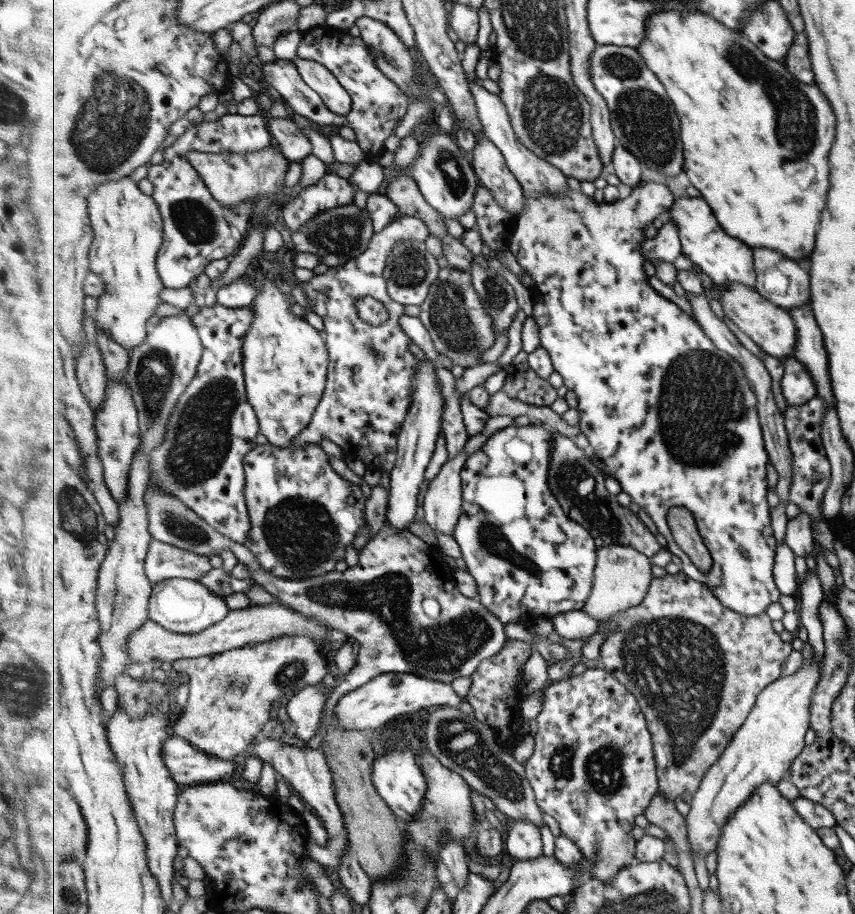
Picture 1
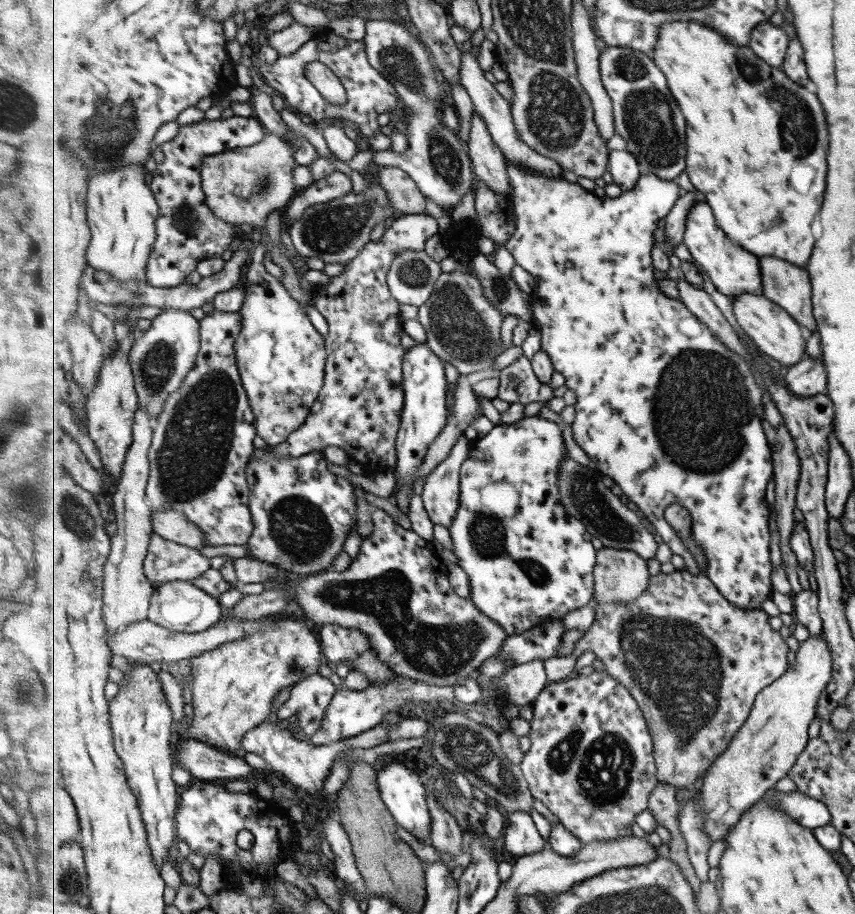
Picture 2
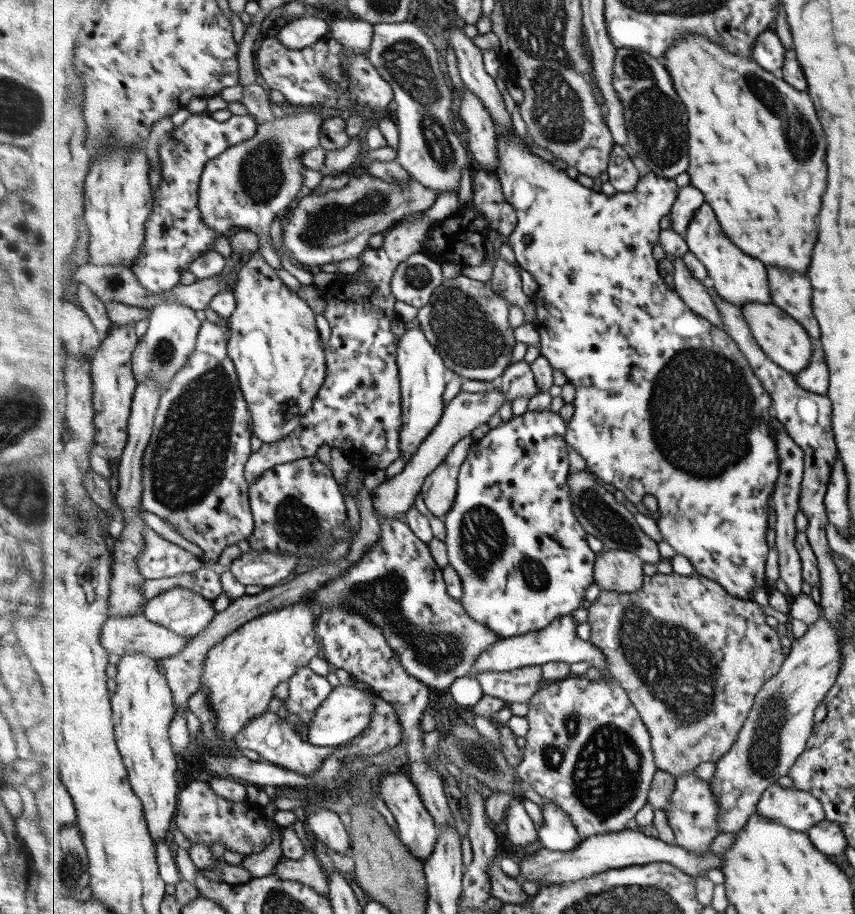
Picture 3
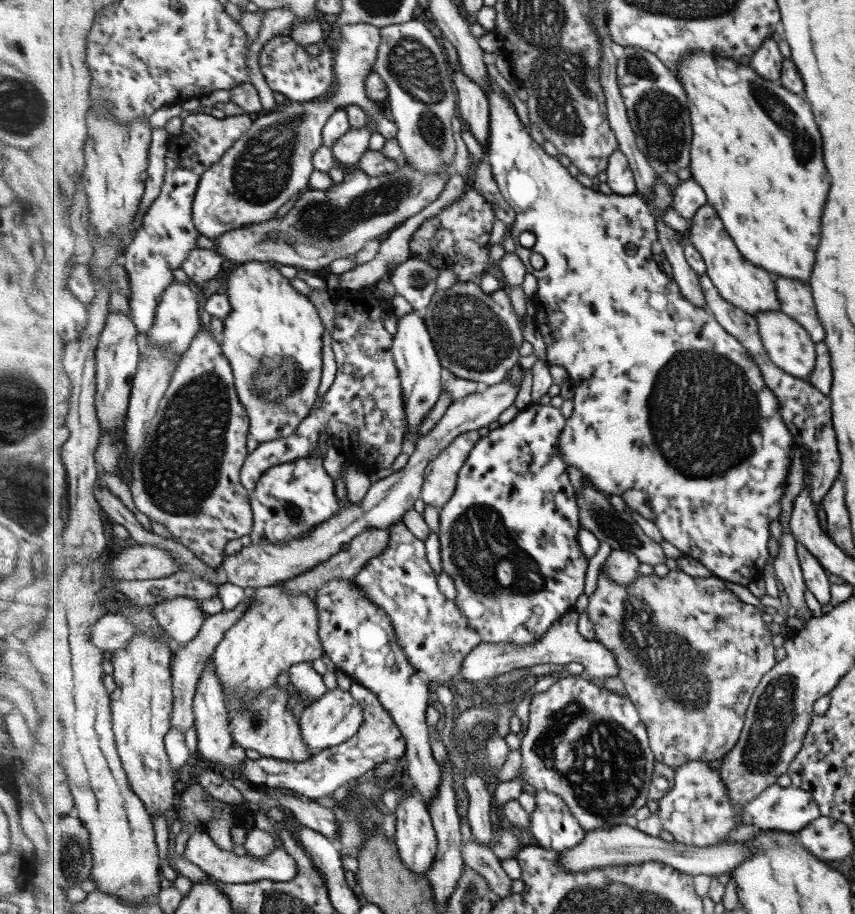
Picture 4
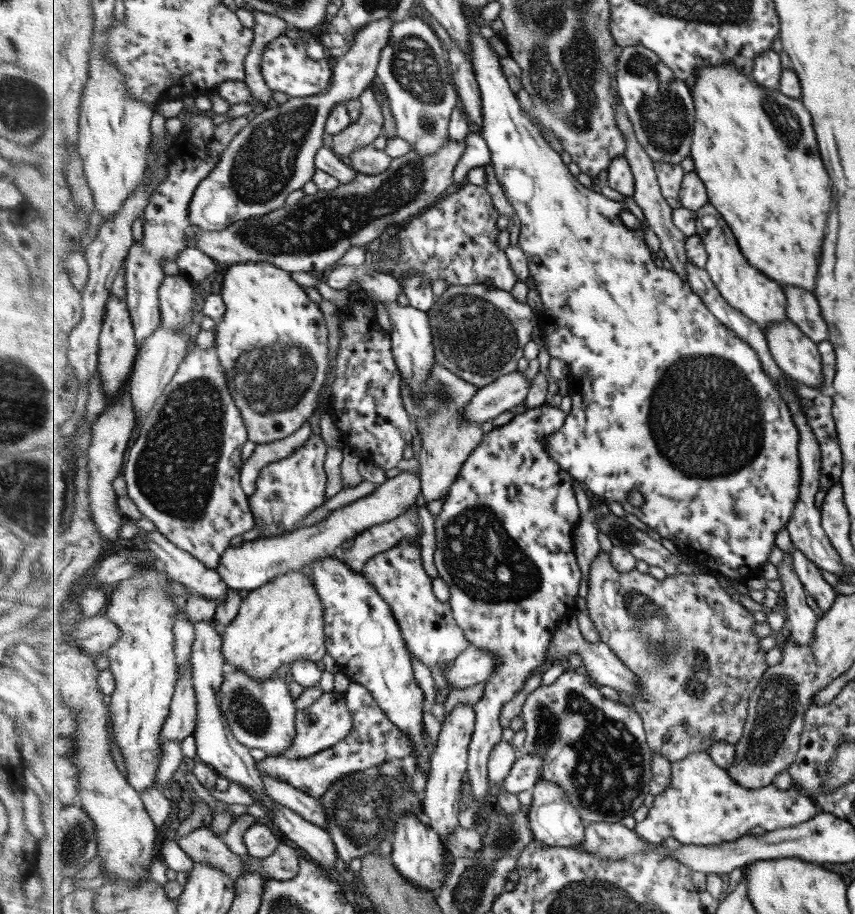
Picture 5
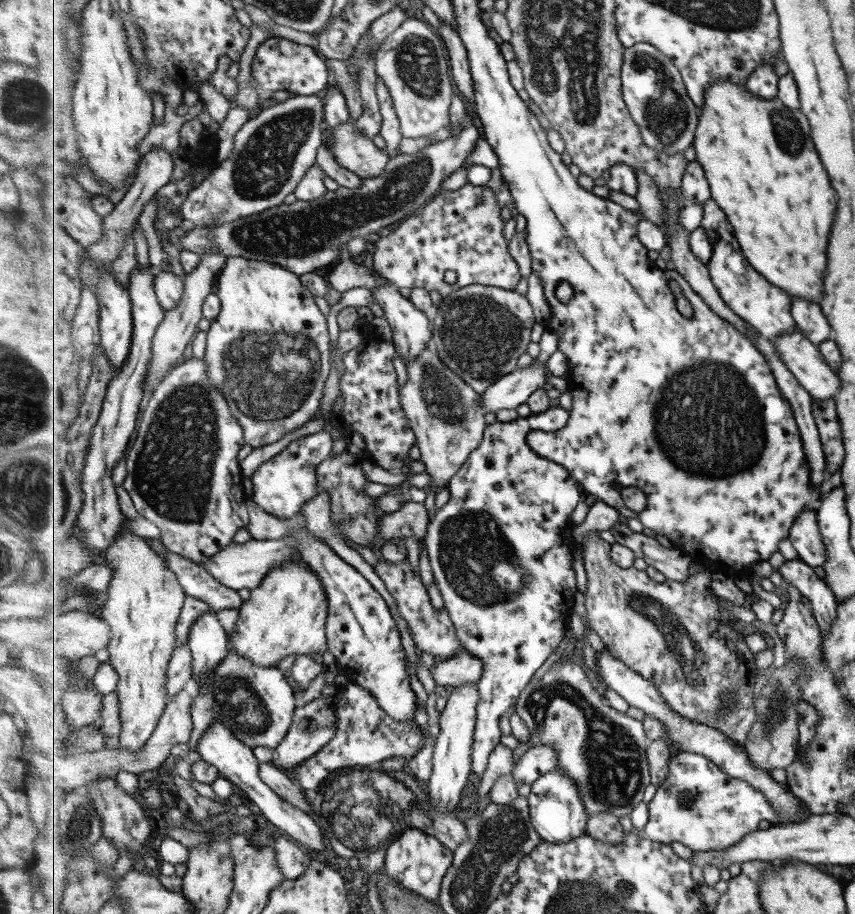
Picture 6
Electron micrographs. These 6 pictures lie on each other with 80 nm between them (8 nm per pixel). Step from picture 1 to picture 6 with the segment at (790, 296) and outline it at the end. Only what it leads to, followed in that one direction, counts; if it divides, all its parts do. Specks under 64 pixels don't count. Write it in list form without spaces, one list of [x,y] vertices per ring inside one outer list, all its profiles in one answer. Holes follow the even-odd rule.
[[[793,298],[793,300],[793,315],[798,331],[817,346],[832,339],[831,327],[822,315],[818,304],[803,298]]]

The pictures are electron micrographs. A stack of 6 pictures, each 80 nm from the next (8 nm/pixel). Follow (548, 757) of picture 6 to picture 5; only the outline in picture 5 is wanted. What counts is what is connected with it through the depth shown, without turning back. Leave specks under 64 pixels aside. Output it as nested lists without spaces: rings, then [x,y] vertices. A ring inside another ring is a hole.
[[[521,752],[501,788],[505,789],[505,793],[516,794],[525,789],[532,792],[541,781],[543,766],[545,766],[545,761],[541,759],[541,756]]]

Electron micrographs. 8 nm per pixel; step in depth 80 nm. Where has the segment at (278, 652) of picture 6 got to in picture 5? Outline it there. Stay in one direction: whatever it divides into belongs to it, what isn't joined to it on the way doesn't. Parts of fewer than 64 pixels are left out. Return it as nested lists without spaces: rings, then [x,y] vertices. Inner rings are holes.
[[[309,571],[290,572],[248,593],[234,621],[222,629],[222,653],[228,667],[242,668],[249,676],[266,680],[274,676],[283,664],[291,665],[305,658],[319,662],[325,654],[328,654],[322,599],[310,578]]]

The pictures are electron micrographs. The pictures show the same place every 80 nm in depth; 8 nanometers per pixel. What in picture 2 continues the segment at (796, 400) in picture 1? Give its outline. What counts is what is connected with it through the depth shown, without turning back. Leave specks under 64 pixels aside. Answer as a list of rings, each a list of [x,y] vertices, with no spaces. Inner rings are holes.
[[[807,356],[783,372],[786,385],[798,396],[811,397],[825,393],[826,374],[821,358]]]

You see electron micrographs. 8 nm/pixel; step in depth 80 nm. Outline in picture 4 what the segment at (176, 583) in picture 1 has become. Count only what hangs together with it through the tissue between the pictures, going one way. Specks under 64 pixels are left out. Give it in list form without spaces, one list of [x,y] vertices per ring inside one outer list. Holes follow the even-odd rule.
[[[180,596],[155,603],[154,617],[177,645],[184,645],[201,632],[208,616],[197,599]]]

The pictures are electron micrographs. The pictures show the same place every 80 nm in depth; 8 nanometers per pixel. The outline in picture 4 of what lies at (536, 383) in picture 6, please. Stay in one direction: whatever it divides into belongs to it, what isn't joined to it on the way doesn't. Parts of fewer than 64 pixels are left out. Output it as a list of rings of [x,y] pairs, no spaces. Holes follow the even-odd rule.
[[[507,378],[499,384],[486,386],[468,397],[451,402],[436,425],[426,435],[419,437],[411,450],[407,464],[398,472],[373,482],[363,502],[343,506],[329,521],[325,521],[293,542],[252,543],[248,547],[242,547],[238,553],[228,556],[222,566],[227,580],[243,588],[259,589],[275,586],[306,573],[342,553],[356,536],[365,532],[365,529],[371,527],[388,529],[391,525],[401,523],[403,516],[409,510],[413,510],[416,502],[422,498],[424,478],[430,462],[458,436],[487,427],[491,422],[497,421],[509,406],[516,406],[519,391],[520,386]]]

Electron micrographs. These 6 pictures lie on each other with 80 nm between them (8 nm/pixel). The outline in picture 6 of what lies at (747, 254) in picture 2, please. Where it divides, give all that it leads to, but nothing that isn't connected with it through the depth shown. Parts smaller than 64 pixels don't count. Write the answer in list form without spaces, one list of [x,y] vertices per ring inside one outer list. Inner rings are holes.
[[[712,198],[704,204],[704,219],[700,226],[705,228],[712,244],[713,256],[708,264],[712,282],[727,306],[769,340],[797,332],[793,298],[771,284],[748,262],[727,214]]]

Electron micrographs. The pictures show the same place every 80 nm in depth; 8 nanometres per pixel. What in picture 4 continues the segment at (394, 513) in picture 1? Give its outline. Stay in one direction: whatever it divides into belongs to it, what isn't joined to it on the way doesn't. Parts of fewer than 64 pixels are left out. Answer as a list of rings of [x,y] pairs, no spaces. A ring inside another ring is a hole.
[[[413,310],[413,313],[398,320],[393,352],[402,377],[402,390],[406,401],[407,419],[410,420],[410,431],[417,433],[423,426],[423,420],[435,408],[435,404],[439,402],[439,396],[444,392],[444,381],[441,380],[444,366],[422,312]]]

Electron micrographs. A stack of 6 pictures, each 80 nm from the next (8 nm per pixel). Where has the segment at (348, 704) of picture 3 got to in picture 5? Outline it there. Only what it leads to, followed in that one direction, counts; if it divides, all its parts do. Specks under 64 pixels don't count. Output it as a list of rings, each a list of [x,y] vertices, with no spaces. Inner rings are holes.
[[[331,691],[322,694],[312,705],[298,711],[296,727],[298,730],[293,746],[285,751],[285,758],[301,760],[309,758],[329,747],[339,744],[352,731],[354,712],[349,708],[345,693]]]

